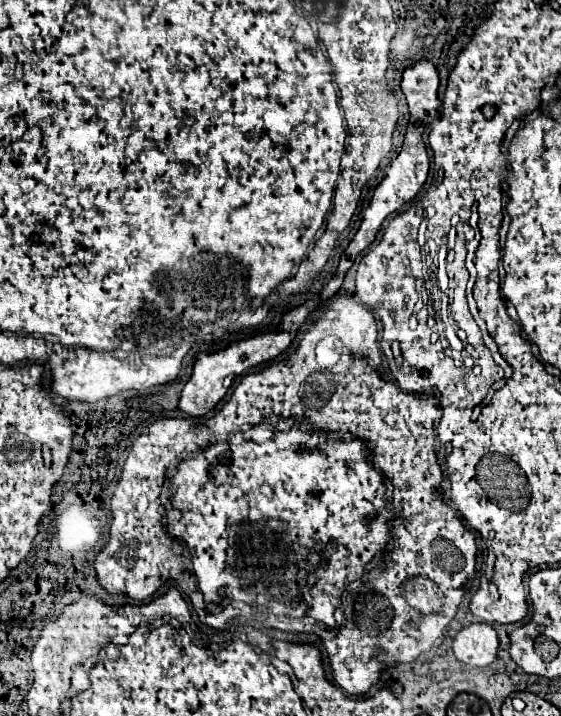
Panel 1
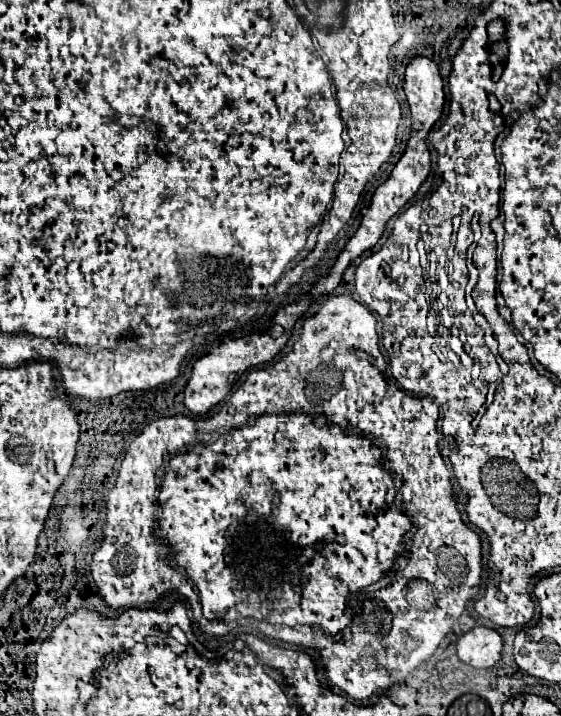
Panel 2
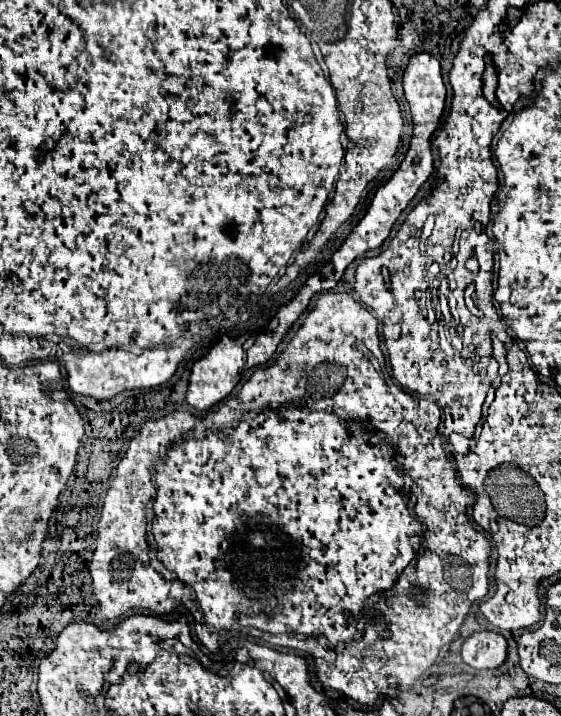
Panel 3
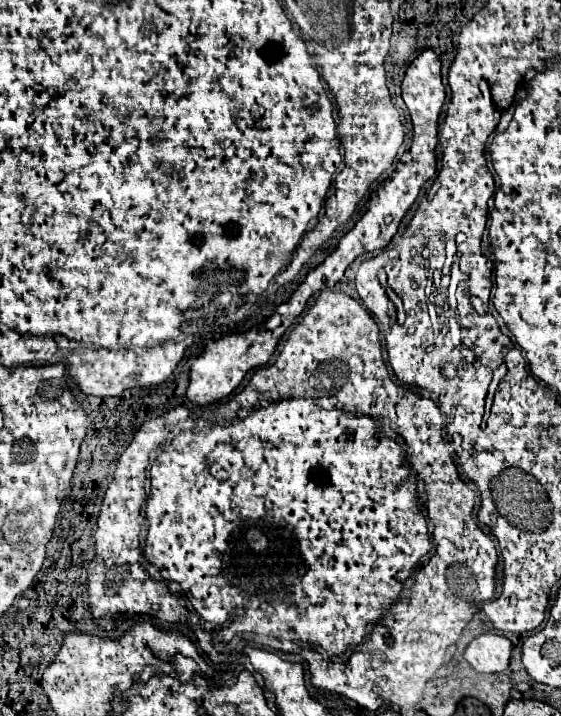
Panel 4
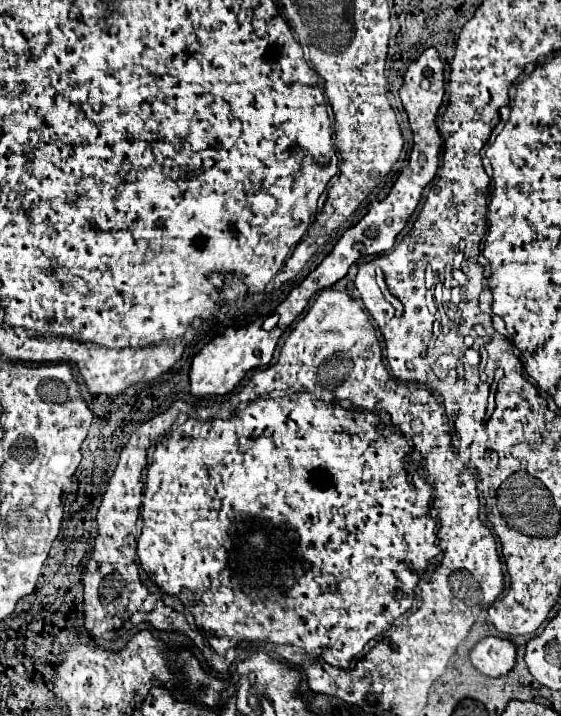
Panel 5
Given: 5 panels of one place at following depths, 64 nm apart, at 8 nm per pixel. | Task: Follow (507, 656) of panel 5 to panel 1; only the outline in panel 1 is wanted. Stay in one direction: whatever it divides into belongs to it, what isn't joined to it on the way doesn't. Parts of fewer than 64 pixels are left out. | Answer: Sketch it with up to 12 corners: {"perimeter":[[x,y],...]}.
{"perimeter":[[486,622],[462,628],[454,656],[470,666],[496,658],[498,636]]}

